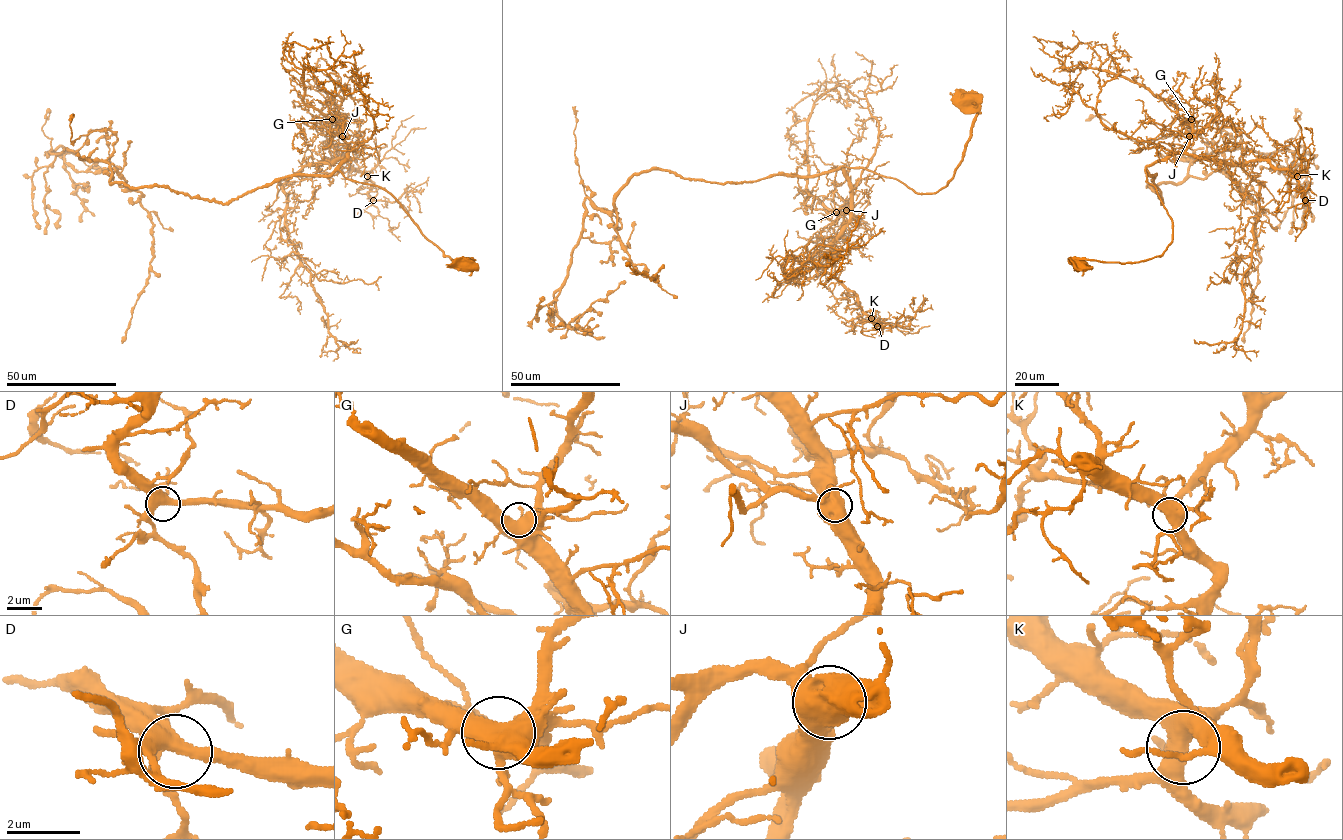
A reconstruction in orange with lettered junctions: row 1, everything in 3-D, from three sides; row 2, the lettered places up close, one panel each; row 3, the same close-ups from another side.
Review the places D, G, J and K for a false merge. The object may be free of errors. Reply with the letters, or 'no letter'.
no letter

